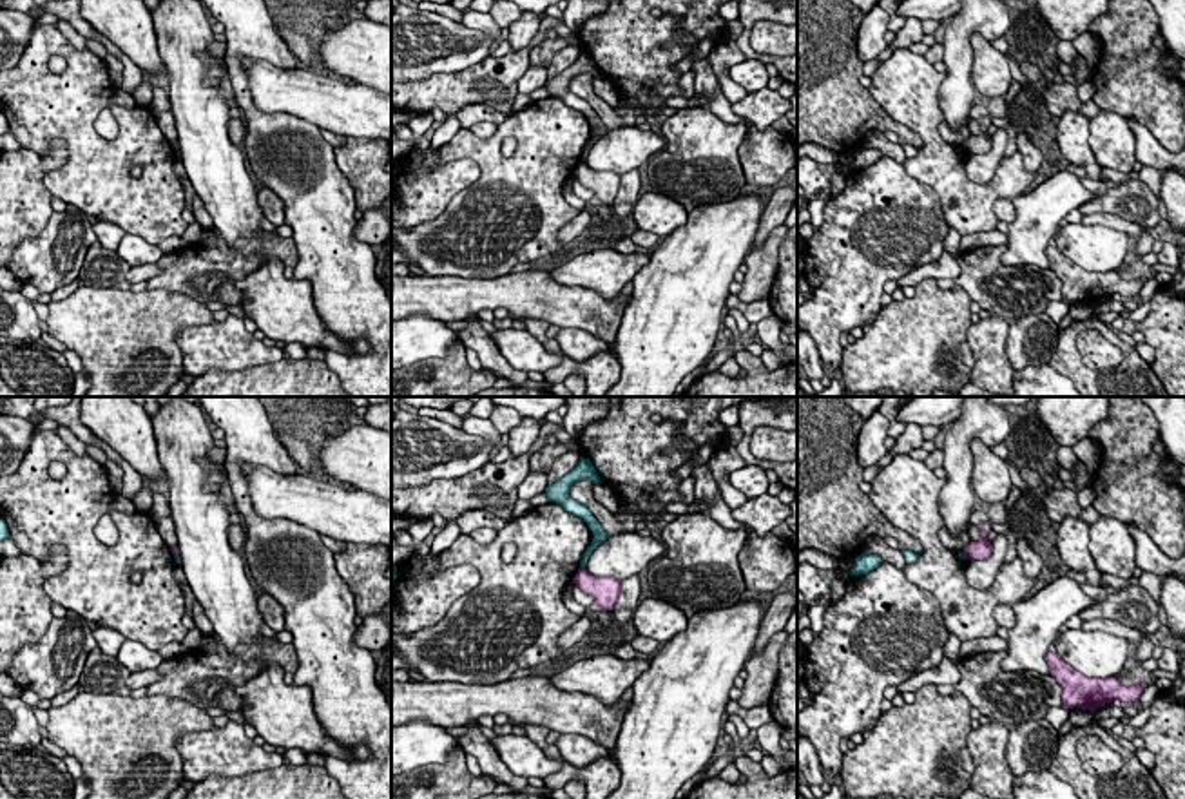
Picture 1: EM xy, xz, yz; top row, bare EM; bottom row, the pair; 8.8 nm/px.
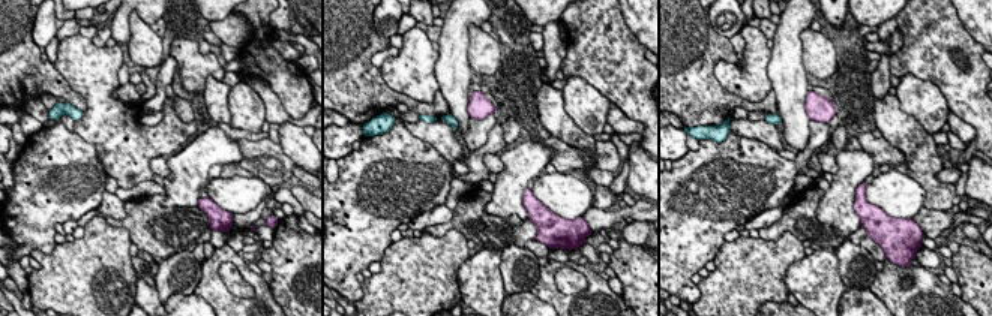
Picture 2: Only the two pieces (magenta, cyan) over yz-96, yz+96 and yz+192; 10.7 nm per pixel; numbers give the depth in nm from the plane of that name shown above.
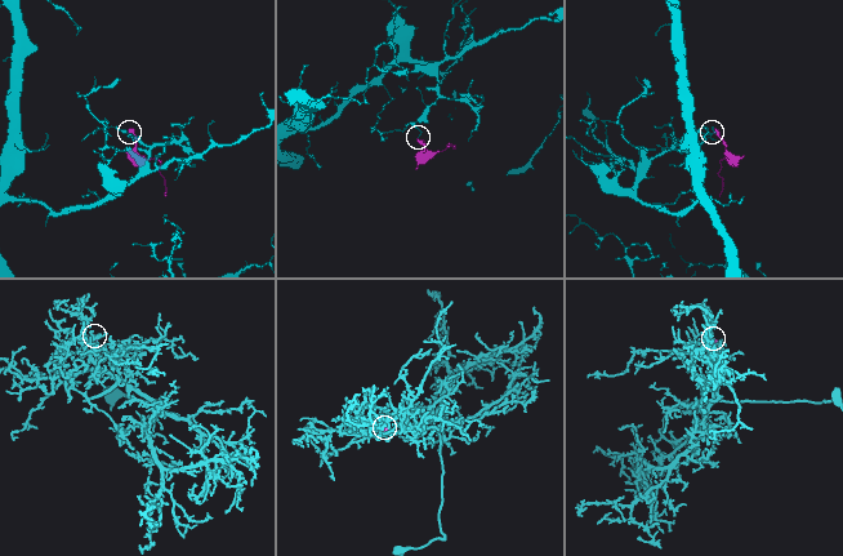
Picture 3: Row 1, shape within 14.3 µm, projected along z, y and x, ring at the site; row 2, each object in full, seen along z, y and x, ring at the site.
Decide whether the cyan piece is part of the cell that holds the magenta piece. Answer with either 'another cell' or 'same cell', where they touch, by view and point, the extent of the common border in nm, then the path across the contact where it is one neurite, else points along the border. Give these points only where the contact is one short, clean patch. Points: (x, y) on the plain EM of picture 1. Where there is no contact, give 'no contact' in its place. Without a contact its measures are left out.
another cell; contact xz (582, 162); length 50 nm; border xz (580, 160), (584, 162)

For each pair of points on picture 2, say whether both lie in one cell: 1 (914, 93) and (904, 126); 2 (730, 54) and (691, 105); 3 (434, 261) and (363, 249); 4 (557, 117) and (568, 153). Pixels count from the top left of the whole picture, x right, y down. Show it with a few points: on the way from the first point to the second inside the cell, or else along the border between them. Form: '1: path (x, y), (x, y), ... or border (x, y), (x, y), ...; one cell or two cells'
1: border (895, 95), (899, 107), (932, 135); two cells
2: path (713, 57), (691, 80), (691, 89); one cell
3: border (392, 243), (378, 261); two cells
4: border (551, 135), (574, 146), (587, 163); two cells

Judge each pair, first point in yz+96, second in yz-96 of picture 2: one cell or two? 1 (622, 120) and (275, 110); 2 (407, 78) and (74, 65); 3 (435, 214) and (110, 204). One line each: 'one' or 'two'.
1: one
2: one
3: one

